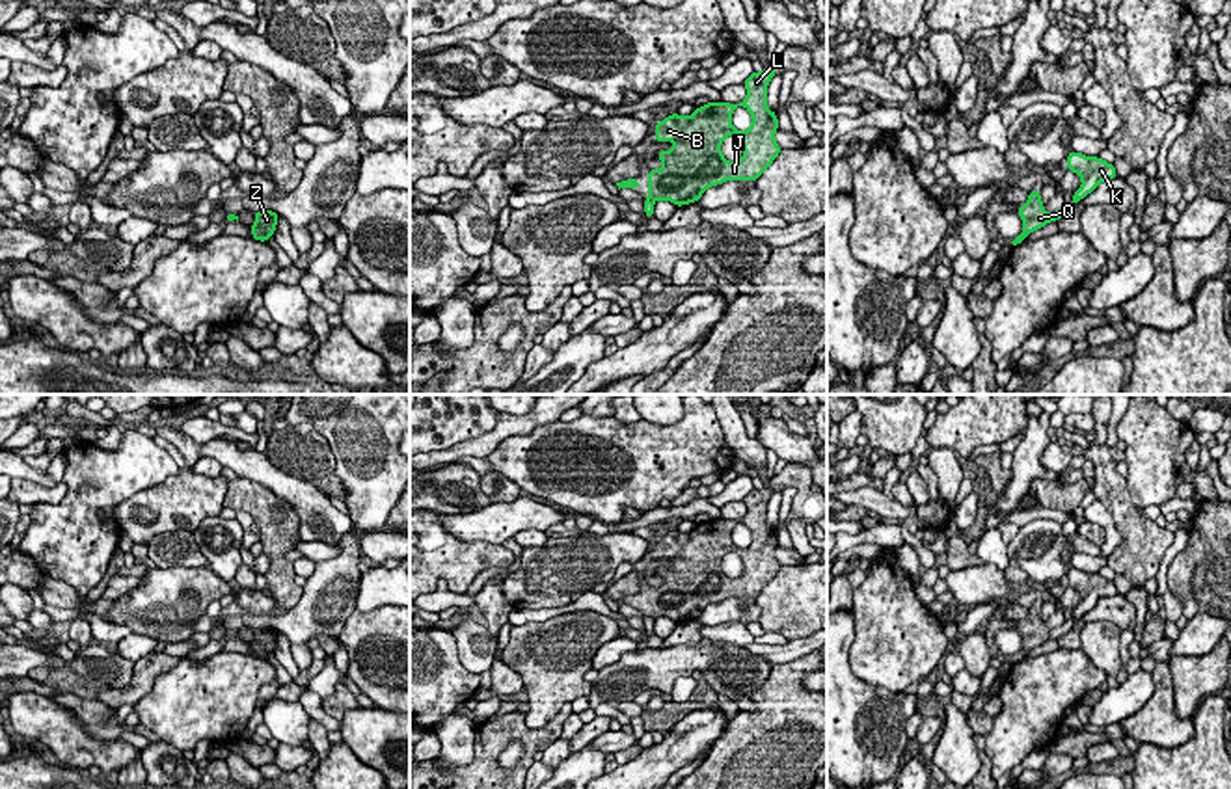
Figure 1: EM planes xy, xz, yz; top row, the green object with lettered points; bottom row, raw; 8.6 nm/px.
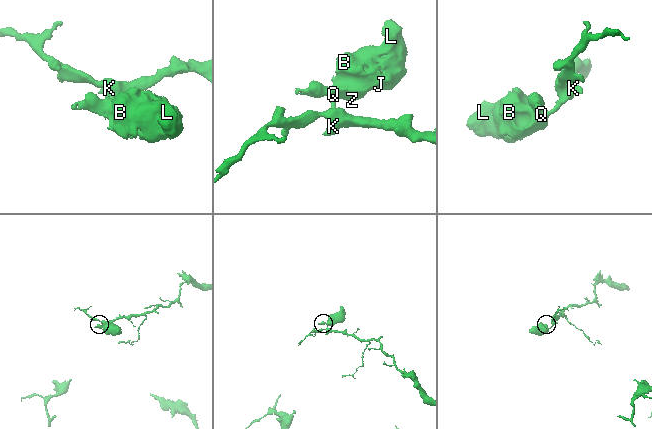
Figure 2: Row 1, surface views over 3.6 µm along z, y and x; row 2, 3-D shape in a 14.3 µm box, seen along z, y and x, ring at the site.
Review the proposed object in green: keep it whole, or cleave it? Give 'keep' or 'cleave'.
cleave

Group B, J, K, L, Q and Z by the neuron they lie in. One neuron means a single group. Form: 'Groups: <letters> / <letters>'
Groups: B J L Q Z / K

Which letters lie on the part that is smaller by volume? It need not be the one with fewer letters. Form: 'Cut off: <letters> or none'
Cut off: B, J, L, Q, Z

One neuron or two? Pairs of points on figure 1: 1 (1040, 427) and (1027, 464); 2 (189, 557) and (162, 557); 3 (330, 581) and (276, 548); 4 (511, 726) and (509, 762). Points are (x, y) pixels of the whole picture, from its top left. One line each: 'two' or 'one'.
1: one
2: one
3: two
4: two

